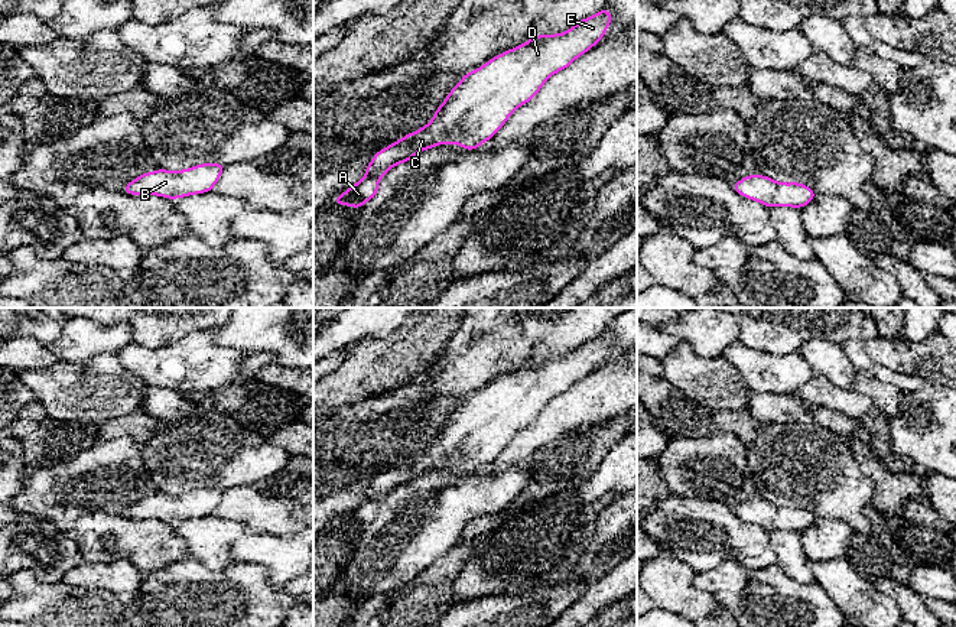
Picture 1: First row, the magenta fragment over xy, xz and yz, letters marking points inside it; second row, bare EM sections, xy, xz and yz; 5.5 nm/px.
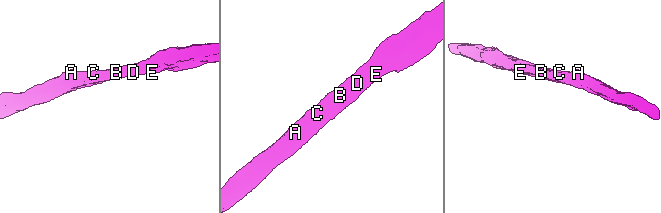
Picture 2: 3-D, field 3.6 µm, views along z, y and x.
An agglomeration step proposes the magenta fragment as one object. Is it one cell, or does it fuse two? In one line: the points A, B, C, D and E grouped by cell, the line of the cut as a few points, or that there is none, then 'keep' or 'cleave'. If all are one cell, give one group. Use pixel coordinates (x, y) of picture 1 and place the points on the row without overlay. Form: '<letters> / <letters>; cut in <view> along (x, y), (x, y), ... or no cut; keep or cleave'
A B C D E; no cut; keep

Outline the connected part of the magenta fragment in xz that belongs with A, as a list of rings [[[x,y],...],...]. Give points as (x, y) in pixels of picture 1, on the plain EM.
[[[604,331],[568,355],[537,358],[465,397],[426,449],[377,475],[365,491],[365,500],[332,524],[361,532],[377,519],[378,504],[388,493],[436,468],[477,472],[494,461],[513,435],[529,426],[550,399],[596,368],[611,344],[609,334]]]

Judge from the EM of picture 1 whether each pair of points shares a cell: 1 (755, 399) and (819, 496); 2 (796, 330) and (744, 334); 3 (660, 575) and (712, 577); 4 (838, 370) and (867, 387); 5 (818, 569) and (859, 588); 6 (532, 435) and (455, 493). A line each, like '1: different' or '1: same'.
1: same
2: same
3: different
4: different
5: same
6: different

